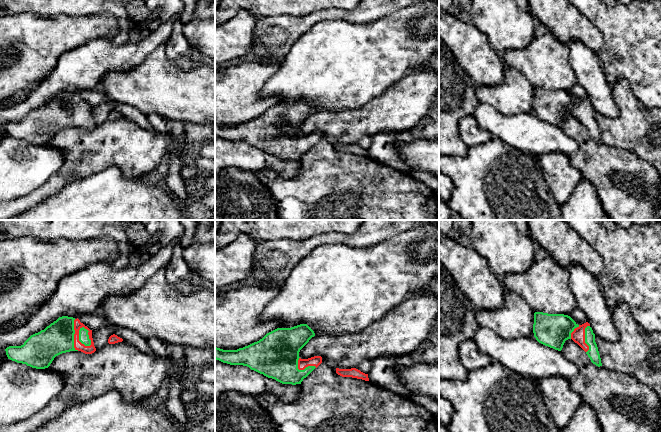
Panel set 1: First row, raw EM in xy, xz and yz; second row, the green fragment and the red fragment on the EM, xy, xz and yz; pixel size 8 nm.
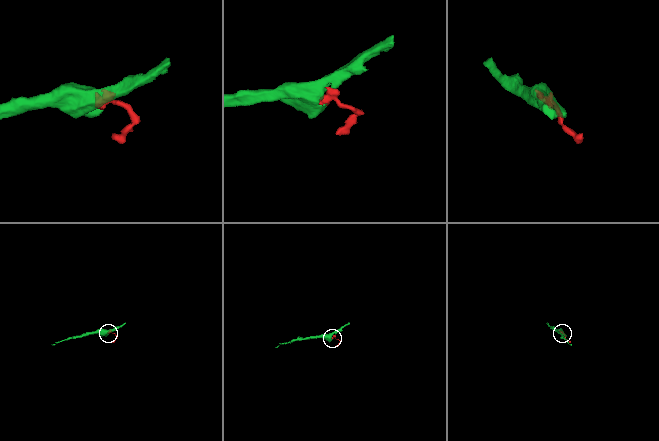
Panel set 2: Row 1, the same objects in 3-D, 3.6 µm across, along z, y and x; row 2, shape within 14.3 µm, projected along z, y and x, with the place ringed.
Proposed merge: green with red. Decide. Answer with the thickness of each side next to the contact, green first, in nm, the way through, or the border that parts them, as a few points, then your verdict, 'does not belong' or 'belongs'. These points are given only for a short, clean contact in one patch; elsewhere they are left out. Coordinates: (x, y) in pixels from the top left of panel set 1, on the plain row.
80/70 nm | belongs

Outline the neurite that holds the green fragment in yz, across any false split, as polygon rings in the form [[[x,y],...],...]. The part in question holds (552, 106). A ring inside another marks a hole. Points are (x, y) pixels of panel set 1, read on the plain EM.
[[[535,88],[533,109],[539,119],[558,127],[562,126],[566,116],[572,115],[586,128],[593,140],[602,142],[595,110],[588,98],[578,101],[568,91]]]

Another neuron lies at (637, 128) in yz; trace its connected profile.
[[[621,79],[612,86],[613,100],[619,114],[616,118],[606,118],[595,111],[595,118],[606,145],[628,149],[650,162],[661,176],[661,107],[646,107],[632,93],[629,82]]]

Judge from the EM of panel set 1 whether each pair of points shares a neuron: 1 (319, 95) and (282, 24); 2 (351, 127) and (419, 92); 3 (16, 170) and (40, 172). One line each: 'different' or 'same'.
1: different
2: same
3: same

